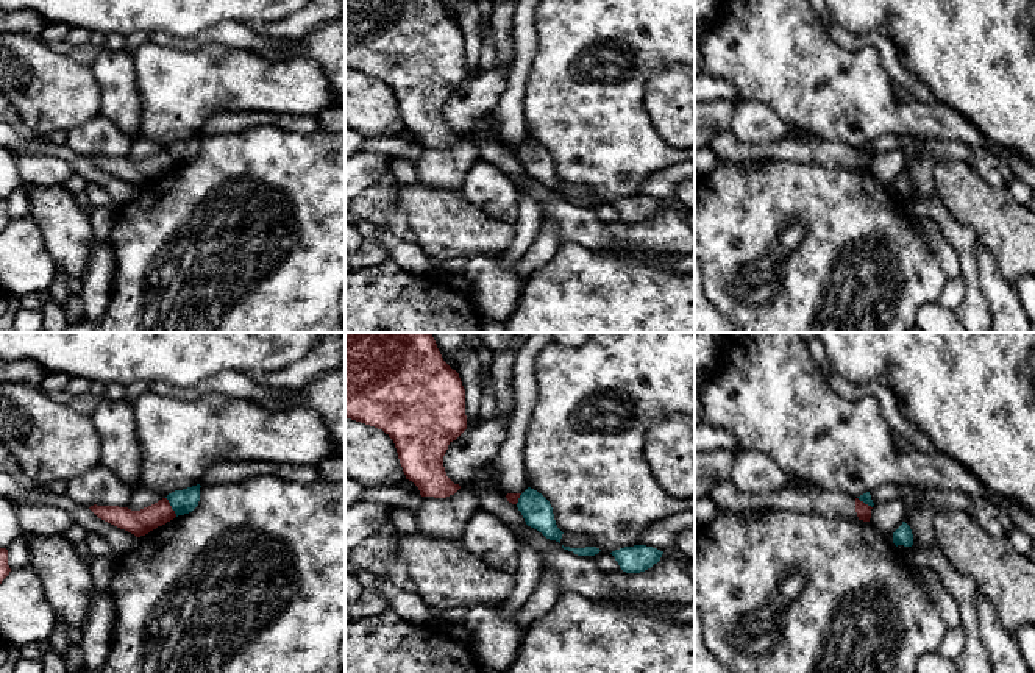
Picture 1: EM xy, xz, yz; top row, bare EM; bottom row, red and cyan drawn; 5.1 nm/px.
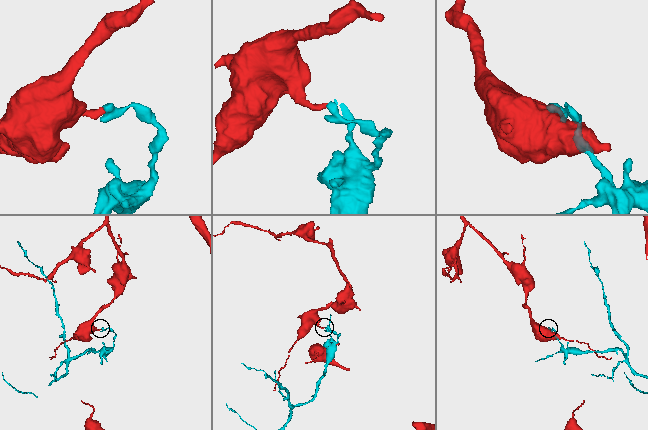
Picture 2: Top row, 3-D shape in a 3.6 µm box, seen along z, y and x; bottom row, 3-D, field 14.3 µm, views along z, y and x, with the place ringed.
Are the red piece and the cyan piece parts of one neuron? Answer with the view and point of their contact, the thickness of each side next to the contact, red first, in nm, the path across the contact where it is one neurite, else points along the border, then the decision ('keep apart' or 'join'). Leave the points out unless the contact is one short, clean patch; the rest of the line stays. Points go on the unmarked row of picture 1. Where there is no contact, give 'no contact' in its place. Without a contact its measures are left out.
contact xy (170, 156); calibres 130 and 130 nm; border xy (166, 147), (177, 166); keep apart

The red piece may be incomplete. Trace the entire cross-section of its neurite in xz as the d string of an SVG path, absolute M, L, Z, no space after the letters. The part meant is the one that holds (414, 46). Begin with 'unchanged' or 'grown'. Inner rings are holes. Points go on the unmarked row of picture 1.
unchanged | M345 0L345 69L382 80L393 91L406 130L418 137L421 147L446 148L461 139L446 126L443 106L448 95L467 80L465 39L459 23L443 11L439 0Z

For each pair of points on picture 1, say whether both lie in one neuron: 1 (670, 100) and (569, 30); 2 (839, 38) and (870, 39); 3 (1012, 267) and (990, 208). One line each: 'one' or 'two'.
1: two
2: one
3: one

